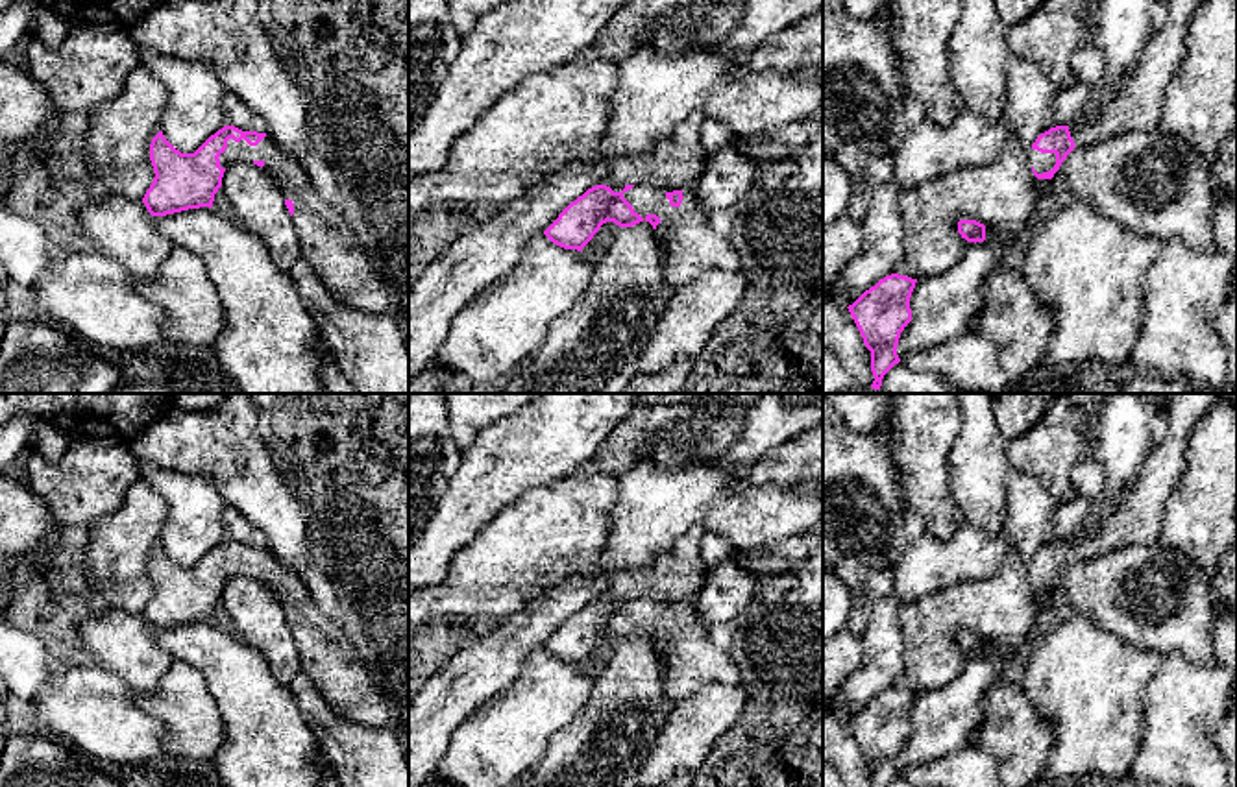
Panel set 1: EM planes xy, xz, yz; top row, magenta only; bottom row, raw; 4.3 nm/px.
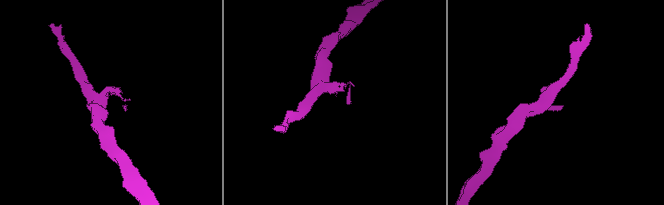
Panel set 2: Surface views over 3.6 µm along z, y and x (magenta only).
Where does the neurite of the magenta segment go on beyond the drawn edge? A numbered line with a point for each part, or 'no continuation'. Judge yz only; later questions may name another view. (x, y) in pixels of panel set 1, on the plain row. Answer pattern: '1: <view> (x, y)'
1: yz (1041, 577)

